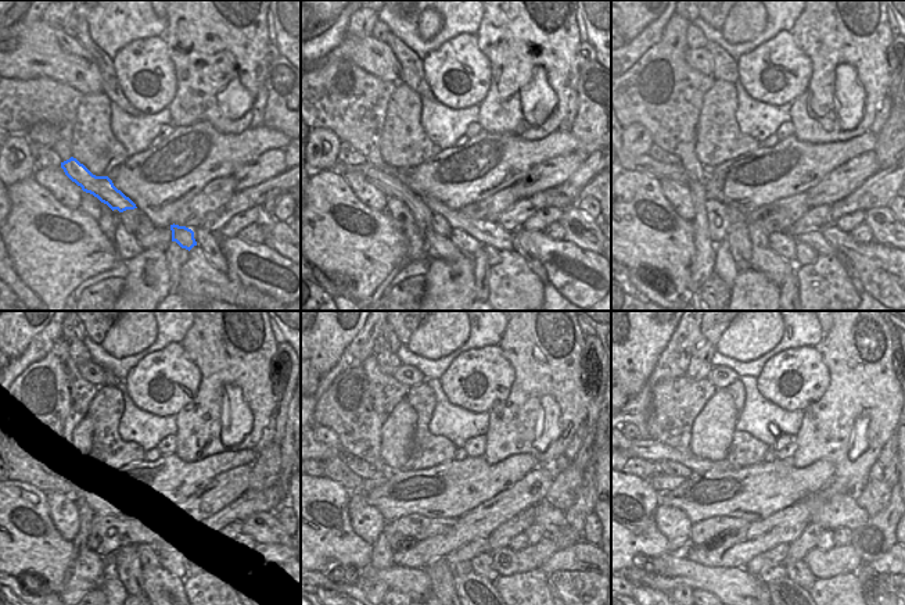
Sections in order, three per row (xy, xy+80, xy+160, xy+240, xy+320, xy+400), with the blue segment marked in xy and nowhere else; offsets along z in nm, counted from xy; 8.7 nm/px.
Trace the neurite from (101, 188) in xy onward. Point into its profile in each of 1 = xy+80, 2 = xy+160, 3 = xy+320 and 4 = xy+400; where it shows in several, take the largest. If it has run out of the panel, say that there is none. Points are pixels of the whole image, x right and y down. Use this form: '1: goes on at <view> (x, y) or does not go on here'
1: goes on at xy+80 (489, 233)
2: goes on at xy+160 (815, 239)
3: goes on at xy+320 (582, 555)
4: goes on at xy+400 (893, 562)

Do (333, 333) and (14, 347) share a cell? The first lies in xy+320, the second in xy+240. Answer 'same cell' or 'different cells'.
same cell

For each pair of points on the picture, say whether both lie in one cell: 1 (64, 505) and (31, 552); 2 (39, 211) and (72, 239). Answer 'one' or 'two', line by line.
1: two
2: one

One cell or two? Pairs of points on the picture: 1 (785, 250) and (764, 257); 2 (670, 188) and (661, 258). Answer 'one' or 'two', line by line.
1: two
2: two

